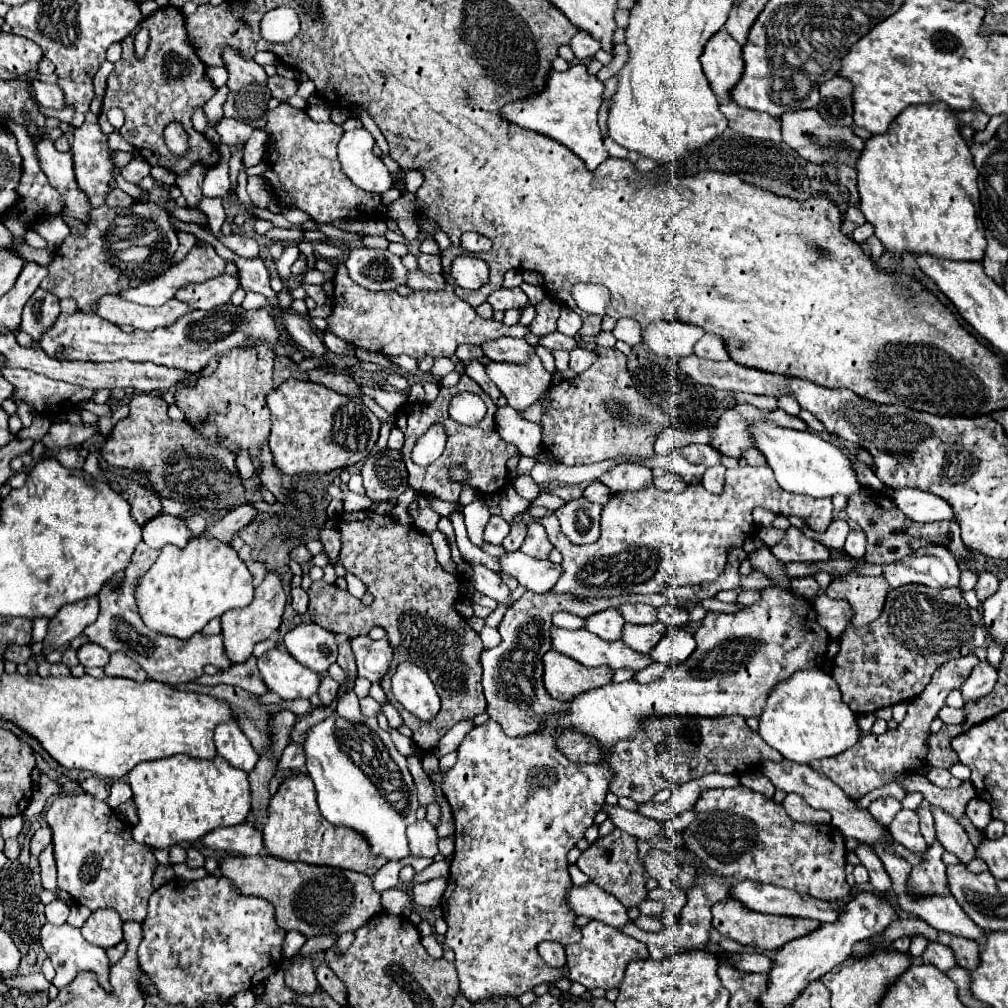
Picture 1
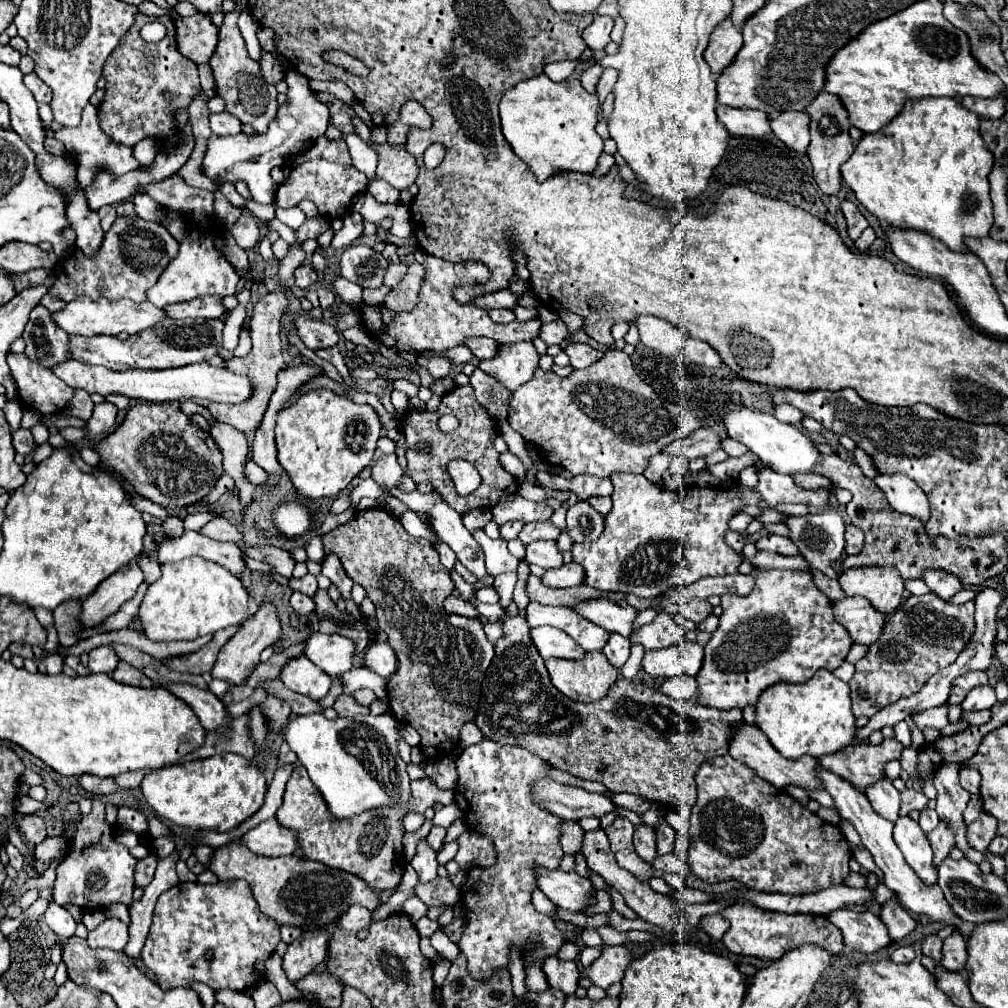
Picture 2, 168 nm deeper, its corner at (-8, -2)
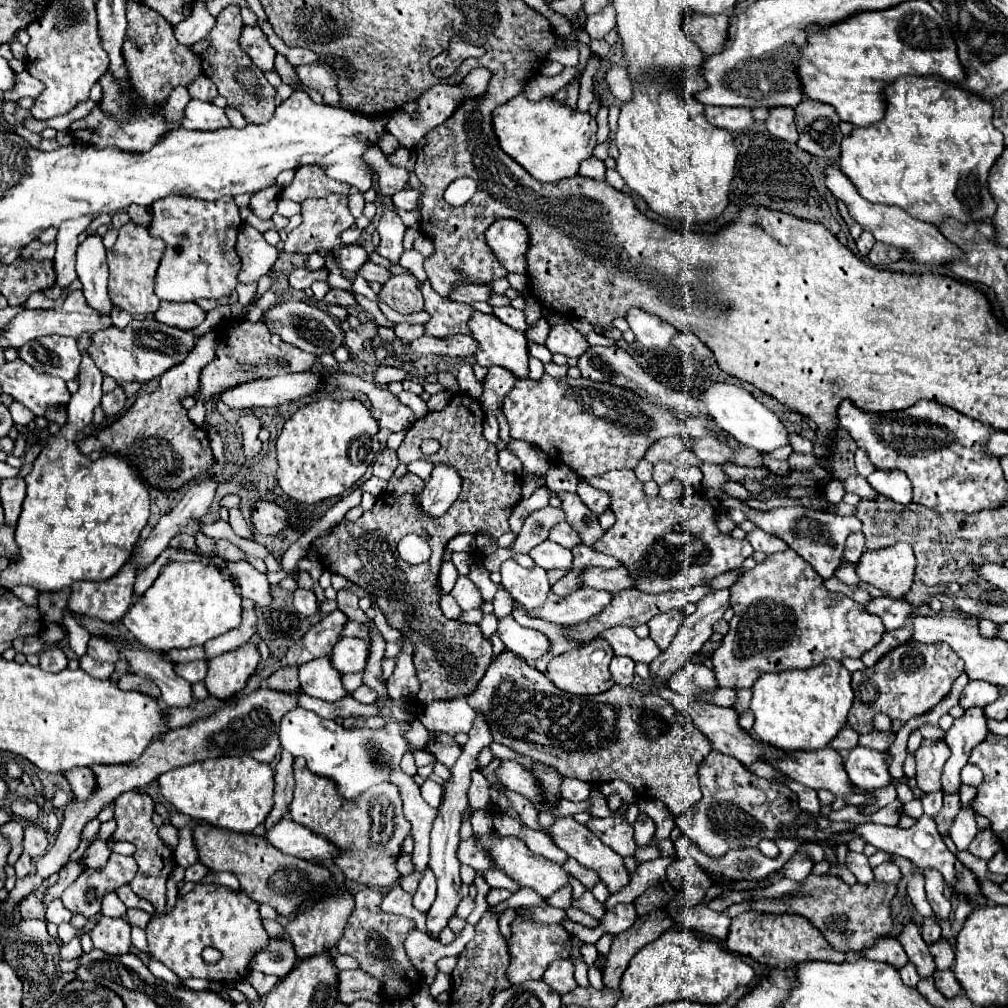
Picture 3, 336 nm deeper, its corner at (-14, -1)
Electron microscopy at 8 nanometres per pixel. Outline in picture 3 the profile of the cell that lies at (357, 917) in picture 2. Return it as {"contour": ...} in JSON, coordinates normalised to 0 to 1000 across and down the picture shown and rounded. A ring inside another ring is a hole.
{"contour":[[[396,878],[390,880],[390,882],[382,888],[382,892],[380,892],[380,896],[378,896],[378,902],[384,904],[384,906],[392,906],[392,908],[406,910],[406,912],[412,916],[414,922],[418,922],[418,924],[422,922],[422,908],[416,906],[416,904],[410,900],[408,888],[402,886]]]}

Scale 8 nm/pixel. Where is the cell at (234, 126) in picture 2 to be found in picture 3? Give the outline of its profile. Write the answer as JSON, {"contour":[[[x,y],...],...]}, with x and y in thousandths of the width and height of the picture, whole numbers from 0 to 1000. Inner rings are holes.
{"contour":[[[189,98],[182,110],[180,126],[186,129],[215,130],[227,126],[227,118],[223,116],[223,110],[219,106]]]}

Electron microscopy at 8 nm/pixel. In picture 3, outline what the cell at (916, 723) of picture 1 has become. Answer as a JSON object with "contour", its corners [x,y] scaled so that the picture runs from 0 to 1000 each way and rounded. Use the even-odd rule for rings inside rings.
{"contour":[[[961,676],[959,682],[955,684],[955,689],[951,695],[951,699],[955,703],[961,703],[961,701],[979,701],[983,699],[991,689],[991,684],[983,678],[977,678],[977,676]]]}

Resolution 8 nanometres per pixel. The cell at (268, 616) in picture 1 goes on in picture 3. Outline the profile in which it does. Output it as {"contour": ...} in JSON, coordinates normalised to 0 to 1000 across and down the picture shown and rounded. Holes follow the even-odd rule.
{"contour":[[[249,638],[229,648],[221,648],[215,650],[213,654],[207,654],[207,664],[203,672],[203,682],[207,686],[207,691],[223,695],[233,688],[241,686],[245,674],[251,670],[257,656],[259,652],[255,648],[255,642]]]}

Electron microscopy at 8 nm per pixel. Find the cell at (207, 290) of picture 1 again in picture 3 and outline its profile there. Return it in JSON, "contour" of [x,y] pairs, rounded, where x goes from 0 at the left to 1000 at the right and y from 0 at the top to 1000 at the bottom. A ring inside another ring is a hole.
{"contour":[[[160,299],[156,311],[152,313],[158,320],[164,320],[168,324],[178,324],[178,326],[193,326],[203,318],[203,309],[197,307],[193,301],[170,301],[170,299]]]}

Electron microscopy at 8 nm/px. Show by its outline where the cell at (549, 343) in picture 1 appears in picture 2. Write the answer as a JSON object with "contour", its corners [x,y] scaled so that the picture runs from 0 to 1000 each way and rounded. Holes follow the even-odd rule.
{"contour":[[[563,341],[561,351],[566,355],[568,365],[582,365],[584,361],[588,361],[590,357],[594,357],[598,353],[596,347],[584,343],[584,341]]]}

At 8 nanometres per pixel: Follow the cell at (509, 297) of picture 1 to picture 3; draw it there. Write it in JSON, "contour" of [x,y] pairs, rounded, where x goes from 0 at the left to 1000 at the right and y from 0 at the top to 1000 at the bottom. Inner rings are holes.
{"contour":[[[457,281],[453,283],[443,297],[455,299],[455,301],[469,301],[469,299],[485,299],[485,285],[483,283],[471,283],[471,281]]]}

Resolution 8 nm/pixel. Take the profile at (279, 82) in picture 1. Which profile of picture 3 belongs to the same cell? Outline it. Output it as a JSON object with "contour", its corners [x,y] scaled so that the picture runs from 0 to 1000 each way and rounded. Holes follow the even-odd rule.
{"contour":[[[243,25],[237,37],[239,49],[249,57],[249,61],[259,68],[259,70],[271,70],[271,59],[273,59],[273,49],[267,45],[265,37],[257,27],[247,27]]]}

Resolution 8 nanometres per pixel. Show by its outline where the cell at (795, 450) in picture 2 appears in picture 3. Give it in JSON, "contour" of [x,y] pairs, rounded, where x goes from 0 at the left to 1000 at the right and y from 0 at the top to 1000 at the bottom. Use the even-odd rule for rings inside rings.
{"contour":[[[709,380],[705,384],[699,386],[699,390],[695,390],[695,400],[699,402],[701,412],[707,414],[707,418],[721,428],[725,434],[729,434],[735,441],[747,443],[751,447],[761,447],[765,449],[771,443],[781,441],[781,426],[777,424],[777,420],[771,416],[771,412],[767,408],[763,408],[759,402],[755,402],[743,388],[731,384],[731,382],[723,382],[723,380]]]}

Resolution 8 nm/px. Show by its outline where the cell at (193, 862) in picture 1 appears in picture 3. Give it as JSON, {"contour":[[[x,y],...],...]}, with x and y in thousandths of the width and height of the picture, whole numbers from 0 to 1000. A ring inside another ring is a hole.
{"contour":[[[193,856],[189,858],[188,862],[184,862],[184,874],[189,874],[189,876],[199,876],[199,872],[207,866],[205,860],[201,860],[201,856]]]}

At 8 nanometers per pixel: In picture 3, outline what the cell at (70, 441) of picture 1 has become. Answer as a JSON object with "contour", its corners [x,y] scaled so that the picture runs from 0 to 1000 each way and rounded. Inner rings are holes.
{"contour":[[[116,382],[110,390],[104,390],[102,396],[100,396],[100,404],[102,404],[106,414],[118,412],[120,406],[124,404],[124,390],[122,390],[122,386]]]}

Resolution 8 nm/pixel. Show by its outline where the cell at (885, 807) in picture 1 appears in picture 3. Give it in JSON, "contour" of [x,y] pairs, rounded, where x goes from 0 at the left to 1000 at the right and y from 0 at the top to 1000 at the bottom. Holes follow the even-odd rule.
{"contour":[[[846,741],[844,747],[838,753],[840,769],[844,769],[844,777],[848,777],[854,783],[870,785],[874,781],[880,781],[884,777],[884,769],[880,765],[880,747],[868,745],[860,741]]]}

